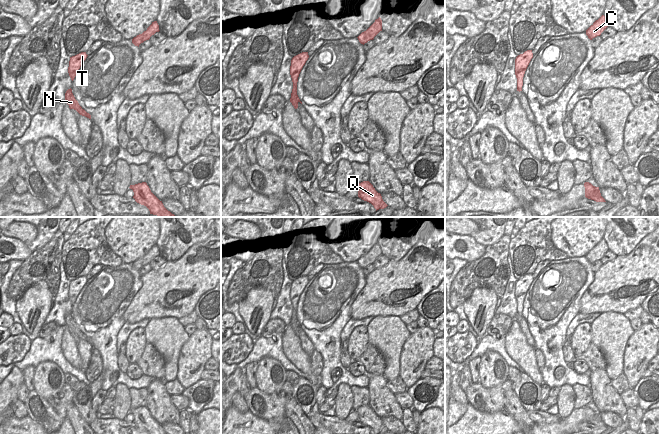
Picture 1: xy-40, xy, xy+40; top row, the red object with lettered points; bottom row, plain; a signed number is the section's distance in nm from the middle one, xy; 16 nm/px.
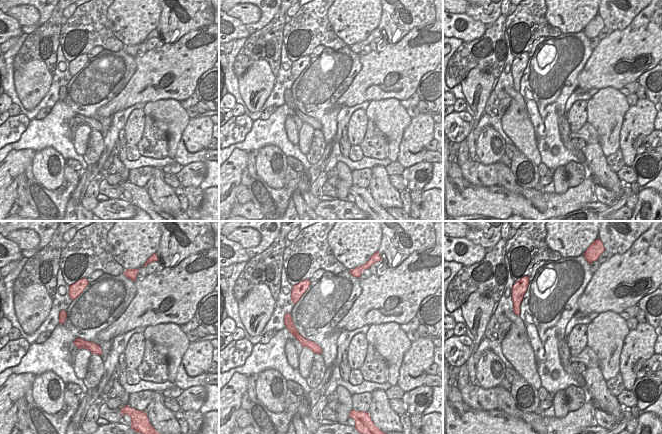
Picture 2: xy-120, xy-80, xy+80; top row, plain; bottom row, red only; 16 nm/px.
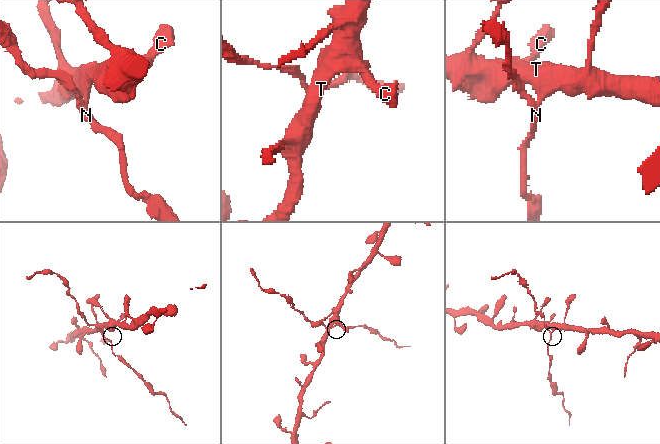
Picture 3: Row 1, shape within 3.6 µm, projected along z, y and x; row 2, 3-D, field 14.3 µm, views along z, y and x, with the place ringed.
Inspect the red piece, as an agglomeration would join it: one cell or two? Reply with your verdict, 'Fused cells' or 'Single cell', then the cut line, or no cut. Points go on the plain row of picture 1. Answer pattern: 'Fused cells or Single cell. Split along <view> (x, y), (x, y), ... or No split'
Fused cells. Split along xy (293, 307), (296, 313)

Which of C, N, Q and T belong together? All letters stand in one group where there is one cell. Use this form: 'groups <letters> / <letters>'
groups C T / N Q

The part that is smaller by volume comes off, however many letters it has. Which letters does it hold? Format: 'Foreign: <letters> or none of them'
Foreign: N, Q

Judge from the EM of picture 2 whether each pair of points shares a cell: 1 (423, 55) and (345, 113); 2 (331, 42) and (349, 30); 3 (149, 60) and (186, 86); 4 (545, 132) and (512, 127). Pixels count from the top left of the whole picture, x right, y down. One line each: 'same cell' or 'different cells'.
1: different cells
2: different cells
3: same cell
4: different cells

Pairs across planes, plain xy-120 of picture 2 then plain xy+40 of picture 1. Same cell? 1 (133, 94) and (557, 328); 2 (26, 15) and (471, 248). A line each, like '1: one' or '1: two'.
1: two
2: two

